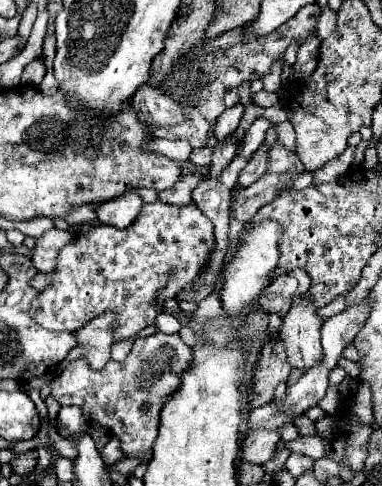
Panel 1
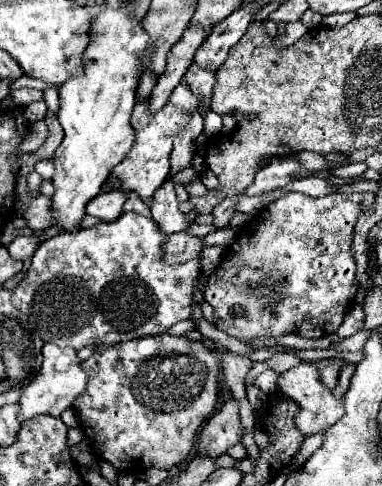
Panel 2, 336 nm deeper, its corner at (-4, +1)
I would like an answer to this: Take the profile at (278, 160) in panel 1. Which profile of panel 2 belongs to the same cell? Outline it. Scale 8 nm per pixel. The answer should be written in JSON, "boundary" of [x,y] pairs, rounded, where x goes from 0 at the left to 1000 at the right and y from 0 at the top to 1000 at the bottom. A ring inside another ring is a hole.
{"boundary":[[[615,399],[615,403],[594,403],[579,420],[568,420],[563,428],[558,428],[558,449],[563,449],[563,465],[568,469],[589,469],[589,465],[599,465],[599,449],[615,440],[615,420],[620,420],[620,412],[631,407],[636,399]]]}

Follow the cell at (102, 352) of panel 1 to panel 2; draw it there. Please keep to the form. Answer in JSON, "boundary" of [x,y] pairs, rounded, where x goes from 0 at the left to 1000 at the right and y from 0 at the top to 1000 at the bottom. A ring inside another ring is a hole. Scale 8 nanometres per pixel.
{"boundary":[[[118,708],[113,712],[113,749],[92,782],[60,802],[50,819],[55,835],[55,856],[50,864],[76,864],[86,856],[128,852],[128,856],[154,856],[165,844],[186,835],[186,827],[223,807],[228,798],[228,765],[212,757],[212,745],[202,737],[202,724],[191,716],[154,716],[149,708]]]}

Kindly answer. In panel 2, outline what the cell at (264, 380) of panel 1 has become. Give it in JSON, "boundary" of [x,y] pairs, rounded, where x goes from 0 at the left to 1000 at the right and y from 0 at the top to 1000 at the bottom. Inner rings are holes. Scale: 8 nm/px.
{"boundary":[[[599,823],[589,835],[537,872],[516,930],[521,934],[589,934],[594,922],[631,909],[636,897],[636,872],[626,852],[626,827]]]}

